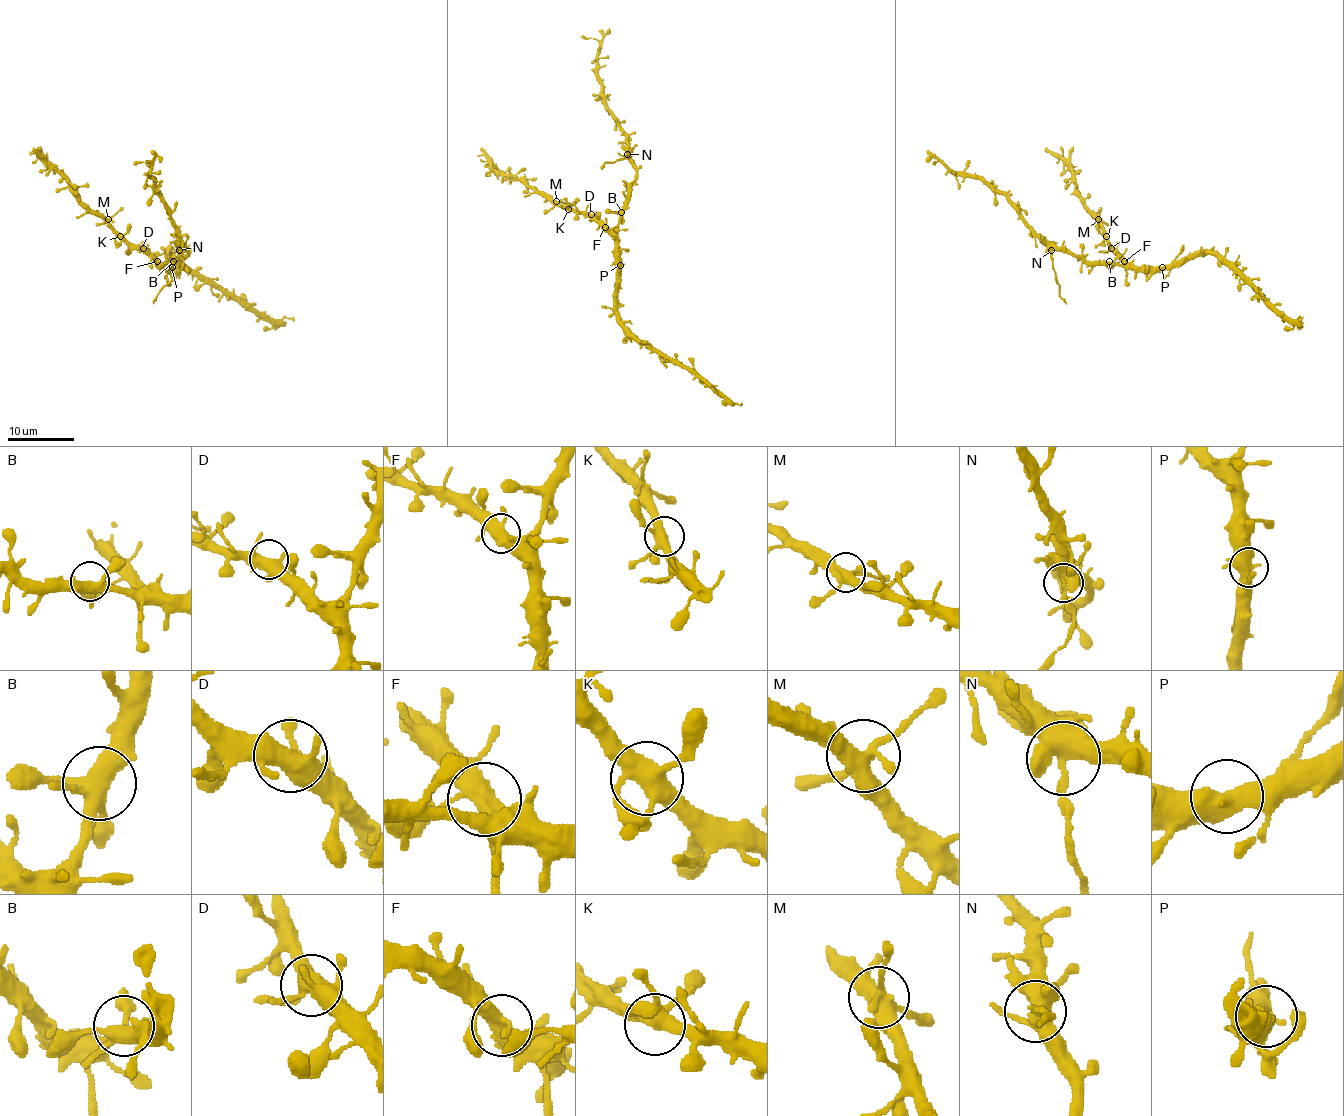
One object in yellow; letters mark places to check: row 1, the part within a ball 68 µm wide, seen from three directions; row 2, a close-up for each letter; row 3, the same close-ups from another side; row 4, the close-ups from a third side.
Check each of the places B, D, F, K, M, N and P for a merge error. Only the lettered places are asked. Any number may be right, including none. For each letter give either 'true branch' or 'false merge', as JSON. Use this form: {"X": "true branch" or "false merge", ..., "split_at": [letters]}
{"B": "true branch", "D": "true branch", "F": "true branch", "K": "true branch", "M": "true branch", "N": "false merge", "P": "true branch", "split_at": ["N"]}

